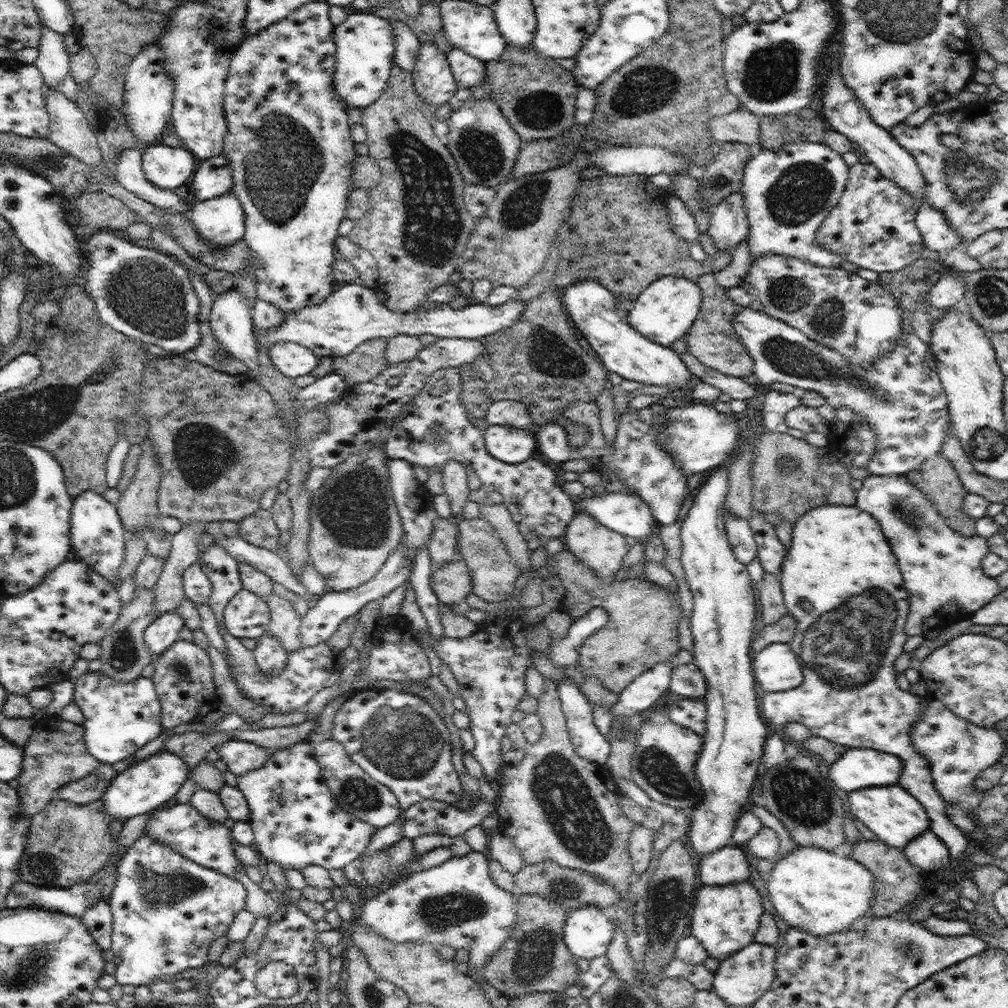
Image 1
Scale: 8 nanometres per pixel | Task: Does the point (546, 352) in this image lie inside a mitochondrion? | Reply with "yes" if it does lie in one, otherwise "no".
yes

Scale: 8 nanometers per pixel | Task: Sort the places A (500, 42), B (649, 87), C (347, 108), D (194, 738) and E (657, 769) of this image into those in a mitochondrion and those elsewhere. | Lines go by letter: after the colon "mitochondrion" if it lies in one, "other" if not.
A: other
B: mitochondrion
C: other
D: other
E: mitochondrion

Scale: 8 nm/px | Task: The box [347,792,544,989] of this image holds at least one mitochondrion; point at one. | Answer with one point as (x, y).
(437, 913)

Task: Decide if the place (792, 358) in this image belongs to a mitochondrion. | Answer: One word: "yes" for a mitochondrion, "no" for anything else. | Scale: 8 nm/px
yes

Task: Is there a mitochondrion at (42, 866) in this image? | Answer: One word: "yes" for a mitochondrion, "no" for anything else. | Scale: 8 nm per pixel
yes

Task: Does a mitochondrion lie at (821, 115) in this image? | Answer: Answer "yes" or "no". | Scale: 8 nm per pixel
no

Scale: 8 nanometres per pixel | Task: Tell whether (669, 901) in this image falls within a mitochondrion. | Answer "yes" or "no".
yes

